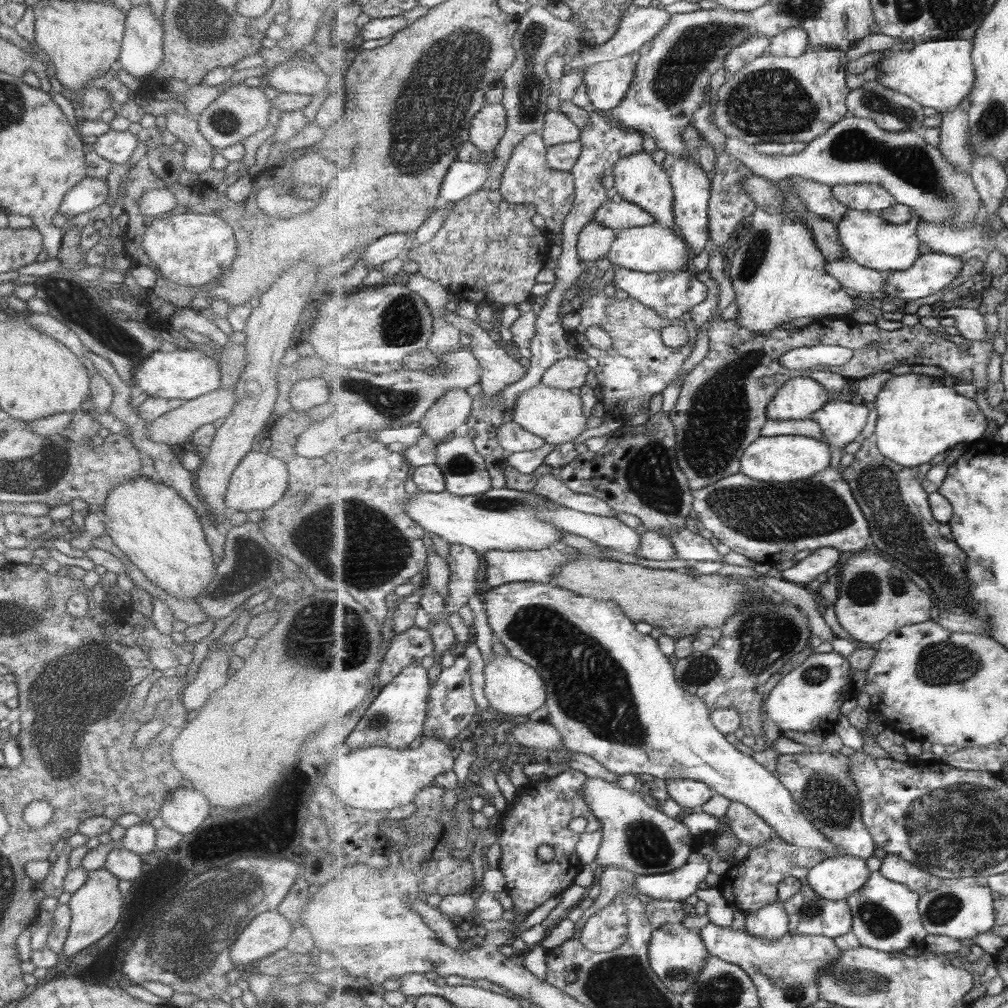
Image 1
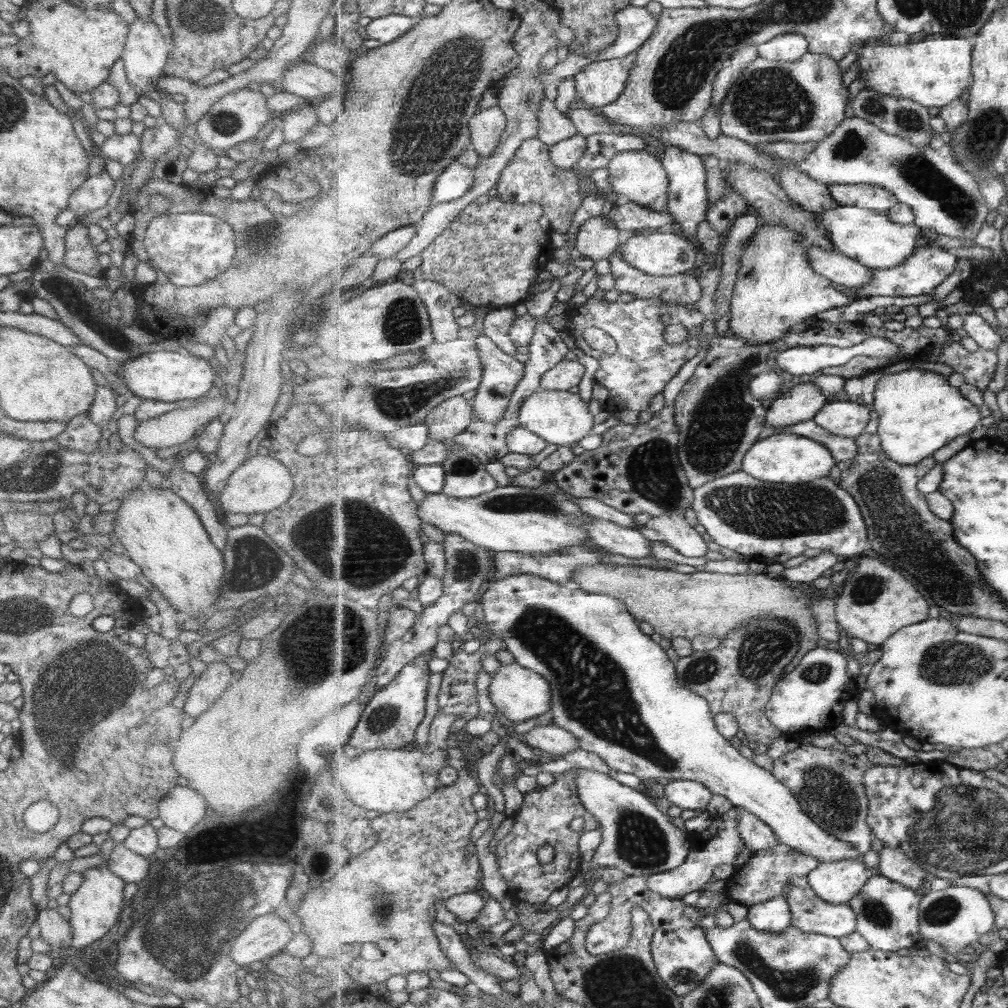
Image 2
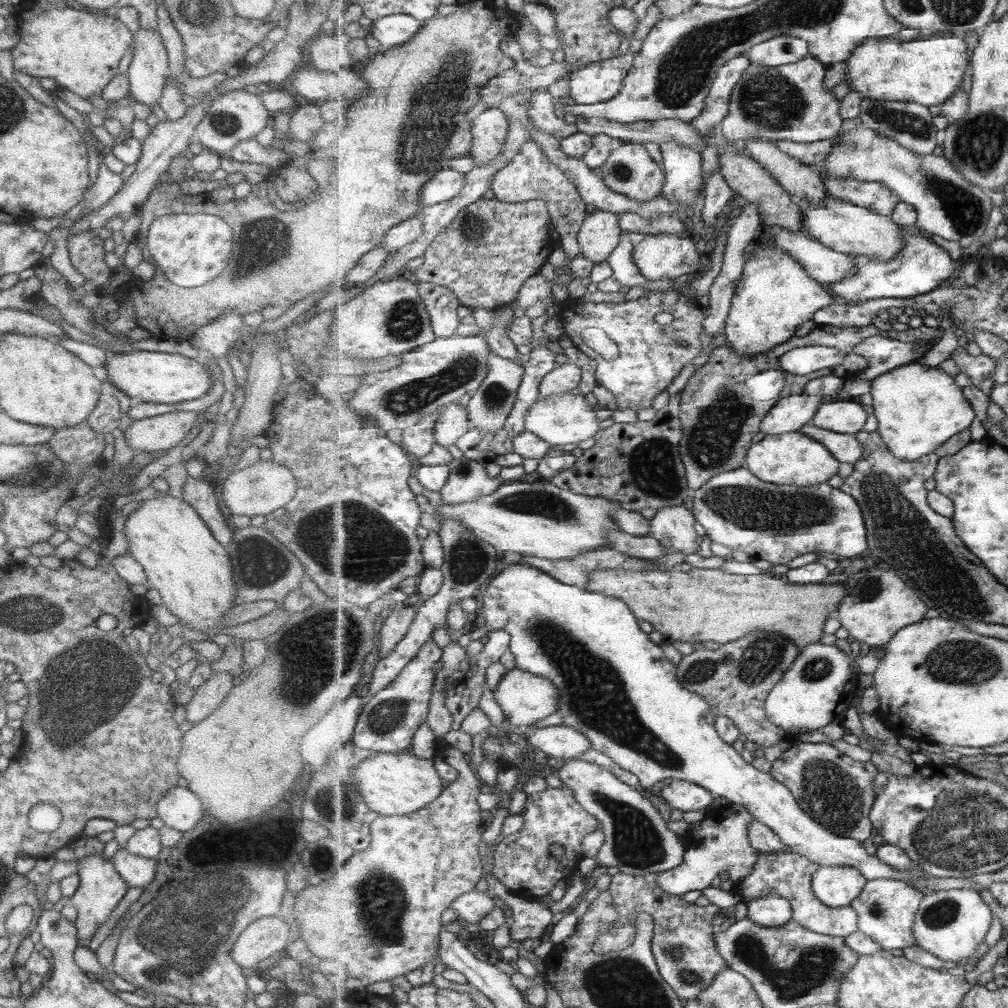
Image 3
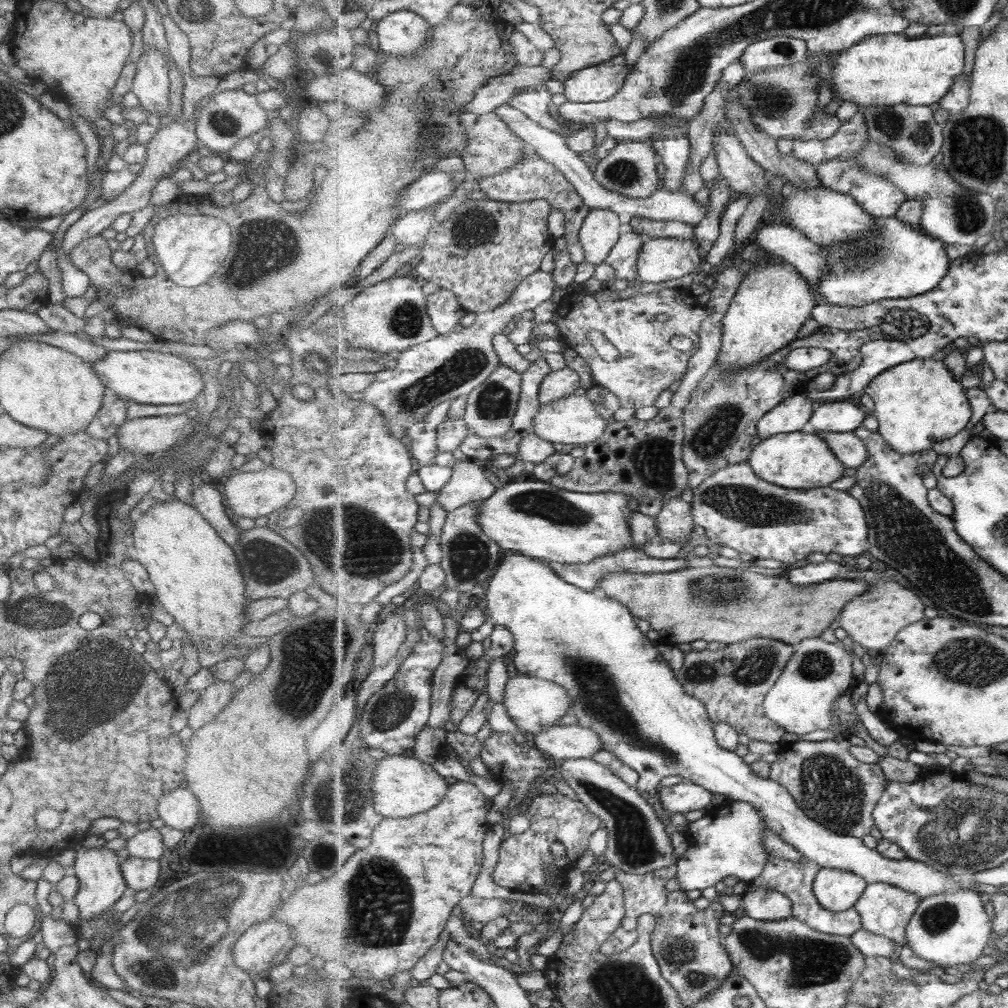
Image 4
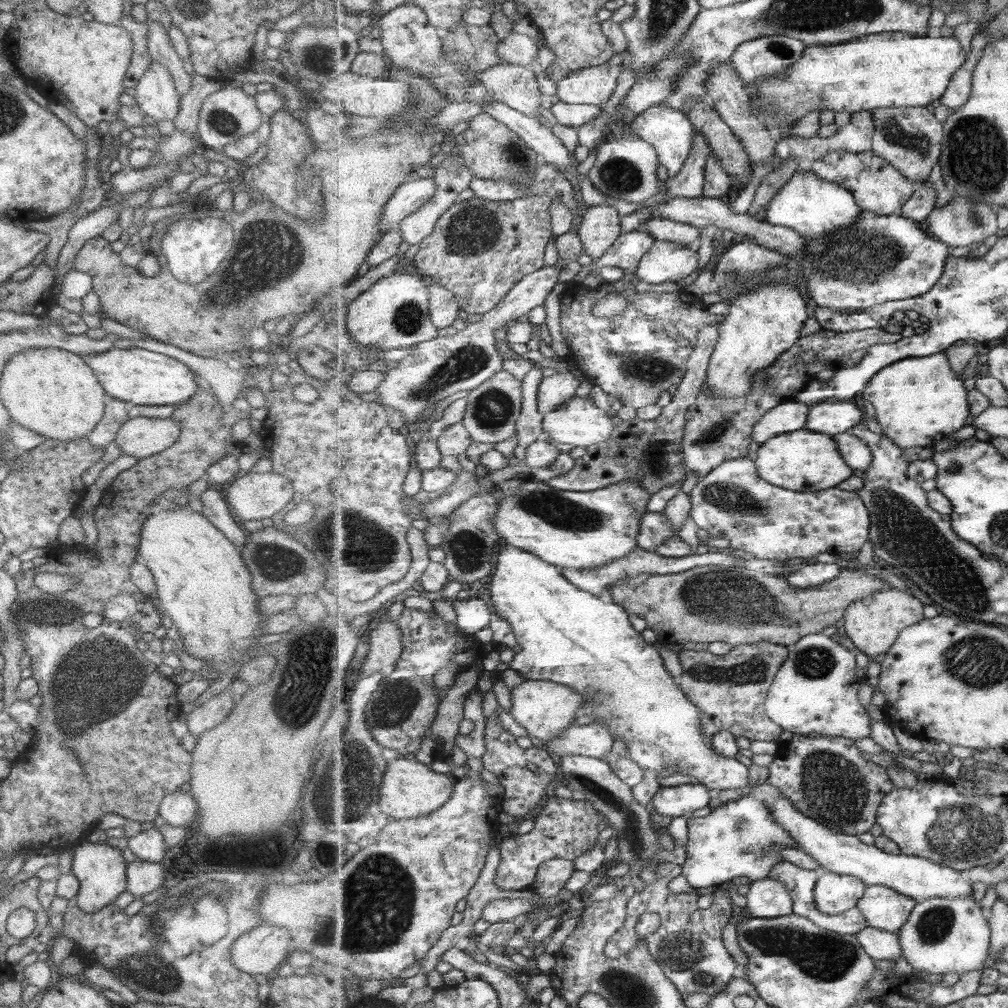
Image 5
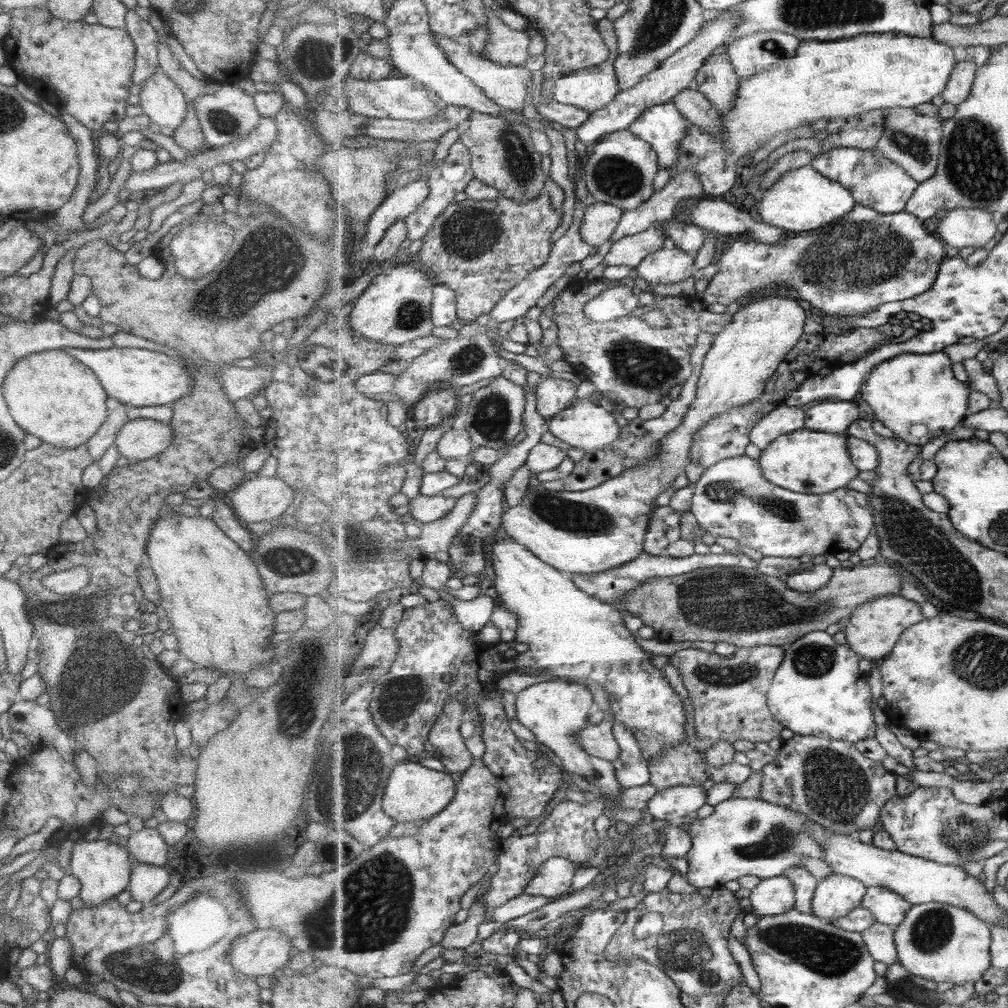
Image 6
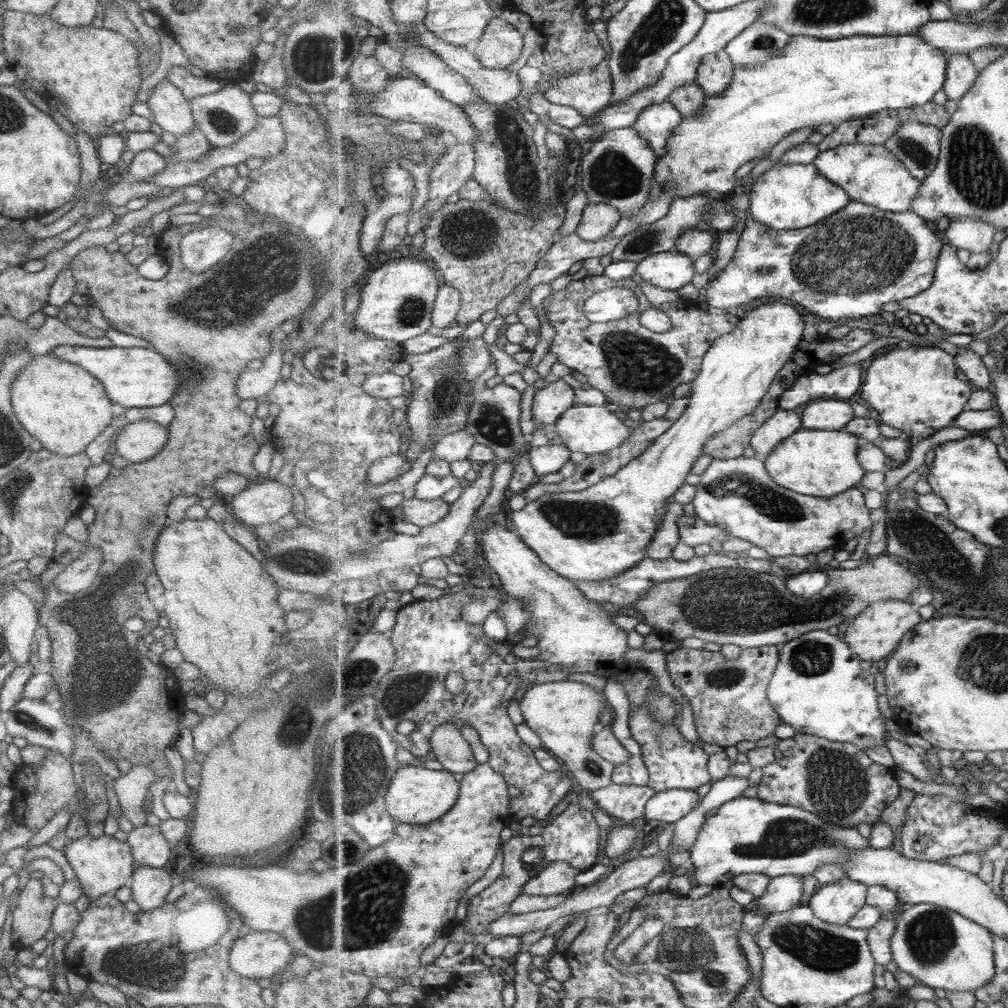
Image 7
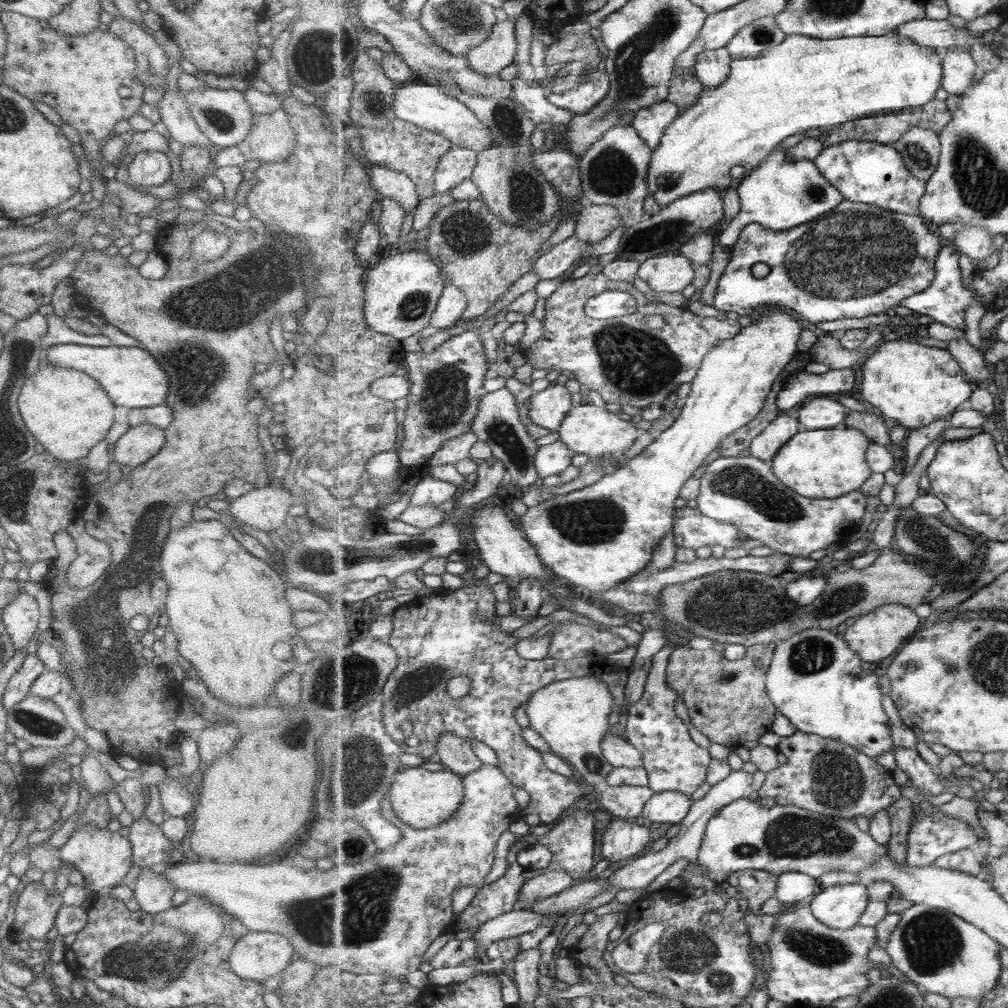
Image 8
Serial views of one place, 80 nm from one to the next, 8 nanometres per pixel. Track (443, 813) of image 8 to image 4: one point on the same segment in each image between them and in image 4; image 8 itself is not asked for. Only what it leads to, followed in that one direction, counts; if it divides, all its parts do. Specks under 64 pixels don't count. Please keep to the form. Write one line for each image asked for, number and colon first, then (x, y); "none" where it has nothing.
4: (404, 786)
5: (411, 789)
6: (414, 792)
7: (417, 795)

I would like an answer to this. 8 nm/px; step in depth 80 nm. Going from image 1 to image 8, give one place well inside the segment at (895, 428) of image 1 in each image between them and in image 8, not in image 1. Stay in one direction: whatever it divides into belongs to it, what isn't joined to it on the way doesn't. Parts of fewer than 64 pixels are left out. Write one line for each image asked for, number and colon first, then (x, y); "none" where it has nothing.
2: (920, 411)
3: (919, 407)
4: (919, 403)
5: (918, 401)
6: (916, 395)
7: (915, 388)
8: (913, 384)

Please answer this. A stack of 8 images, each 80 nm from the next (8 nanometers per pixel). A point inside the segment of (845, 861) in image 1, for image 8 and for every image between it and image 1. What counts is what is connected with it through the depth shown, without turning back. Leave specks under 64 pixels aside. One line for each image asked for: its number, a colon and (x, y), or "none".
2: (837, 882)
3: (837, 886)
4: (838, 890)
5: (835, 894)
6: (837, 896)
7: (837, 903)
8: (840, 907)

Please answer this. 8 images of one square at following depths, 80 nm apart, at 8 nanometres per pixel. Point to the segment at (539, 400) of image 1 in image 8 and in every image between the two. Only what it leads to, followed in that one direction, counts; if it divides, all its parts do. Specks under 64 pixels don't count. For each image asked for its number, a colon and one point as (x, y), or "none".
2: (561, 418)
3: (564, 420)
4: (573, 420)
5: (580, 422)
6: (584, 425)
7: (593, 430)
8: (588, 429)

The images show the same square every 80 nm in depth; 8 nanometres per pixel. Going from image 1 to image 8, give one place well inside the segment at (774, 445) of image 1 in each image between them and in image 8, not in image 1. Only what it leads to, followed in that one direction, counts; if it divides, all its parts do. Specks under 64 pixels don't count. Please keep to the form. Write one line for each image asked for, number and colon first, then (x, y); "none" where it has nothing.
2: (789, 458)
3: (796, 459)
4: (800, 461)
5: (805, 461)
6: (811, 462)
7: (819, 463)
8: (831, 463)

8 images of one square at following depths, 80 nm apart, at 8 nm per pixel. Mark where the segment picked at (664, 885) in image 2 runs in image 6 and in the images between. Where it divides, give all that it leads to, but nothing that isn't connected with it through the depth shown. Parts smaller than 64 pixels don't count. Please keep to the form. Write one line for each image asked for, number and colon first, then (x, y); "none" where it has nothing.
3: (719, 843)
4: (728, 841)
5: (741, 837)
6: (743, 836)

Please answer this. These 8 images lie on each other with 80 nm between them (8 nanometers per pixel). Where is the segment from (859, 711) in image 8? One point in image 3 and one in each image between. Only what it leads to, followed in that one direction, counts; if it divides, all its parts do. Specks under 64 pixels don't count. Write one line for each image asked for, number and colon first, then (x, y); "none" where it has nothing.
3: (821, 685)
4: (816, 690)
5: (817, 691)
6: (819, 690)
7: (819, 688)

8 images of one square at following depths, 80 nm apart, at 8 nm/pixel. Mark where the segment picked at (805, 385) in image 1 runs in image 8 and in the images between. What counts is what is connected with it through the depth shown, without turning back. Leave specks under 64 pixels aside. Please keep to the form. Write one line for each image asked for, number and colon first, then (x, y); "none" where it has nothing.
2: (800, 404)
3: (792, 413)
4: (792, 415)
5: (792, 416)
6: (785, 419)
7: (784, 423)
8: (769, 443)

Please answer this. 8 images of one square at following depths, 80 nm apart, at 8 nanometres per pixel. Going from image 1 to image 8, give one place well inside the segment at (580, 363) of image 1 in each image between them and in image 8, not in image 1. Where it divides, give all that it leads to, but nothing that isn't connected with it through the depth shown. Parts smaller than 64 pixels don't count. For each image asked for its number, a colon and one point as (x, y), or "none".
2: (567, 374)
3: (565, 378)
4: (560, 383)
5: (556, 389)
6: (553, 395)
7: (550, 402)
8: (548, 409)

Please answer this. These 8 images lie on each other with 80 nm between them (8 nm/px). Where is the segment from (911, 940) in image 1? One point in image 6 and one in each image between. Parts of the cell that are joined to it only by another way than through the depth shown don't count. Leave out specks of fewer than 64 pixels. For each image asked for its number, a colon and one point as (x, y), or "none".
2: (888, 912)
3: (887, 909)
4: (886, 910)
5: (884, 908)
6: (888, 907)

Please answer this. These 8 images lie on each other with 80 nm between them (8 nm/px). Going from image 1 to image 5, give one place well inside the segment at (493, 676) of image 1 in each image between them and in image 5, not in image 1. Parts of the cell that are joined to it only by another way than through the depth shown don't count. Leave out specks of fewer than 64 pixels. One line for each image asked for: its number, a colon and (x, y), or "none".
2: (519, 693)
3: (526, 698)
4: (536, 704)
5: (545, 708)

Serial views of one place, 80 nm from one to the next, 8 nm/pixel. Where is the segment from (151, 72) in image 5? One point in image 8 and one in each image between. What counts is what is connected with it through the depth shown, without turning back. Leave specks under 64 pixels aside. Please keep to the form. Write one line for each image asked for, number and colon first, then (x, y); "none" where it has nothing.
6: (161, 102)
7: (170, 111)
8: (173, 113)

